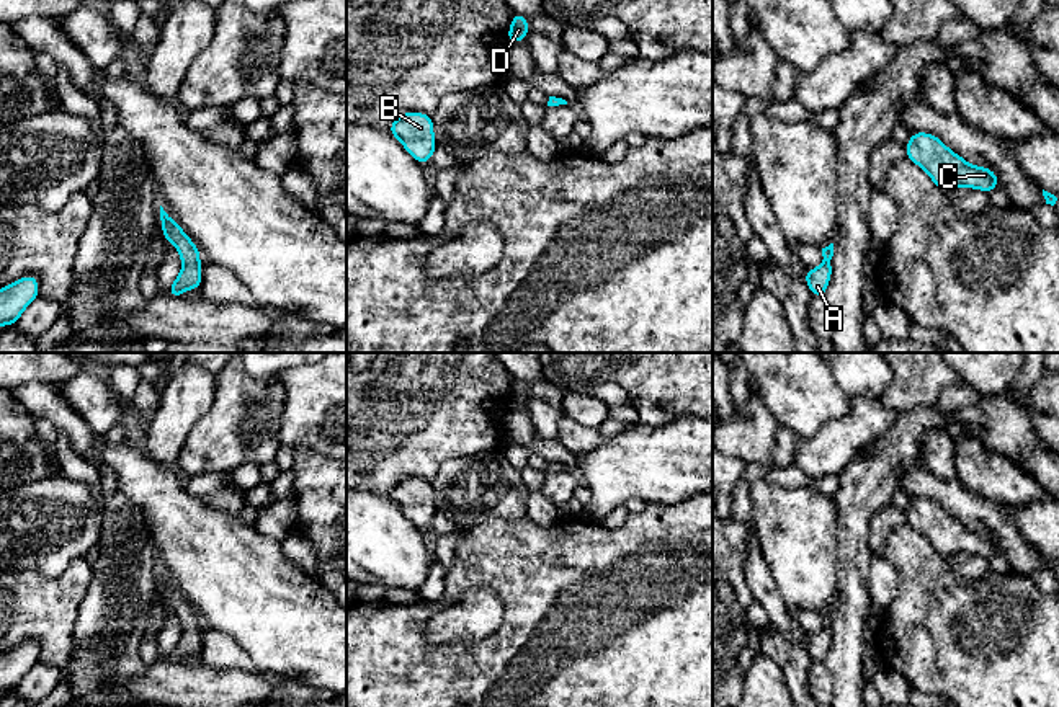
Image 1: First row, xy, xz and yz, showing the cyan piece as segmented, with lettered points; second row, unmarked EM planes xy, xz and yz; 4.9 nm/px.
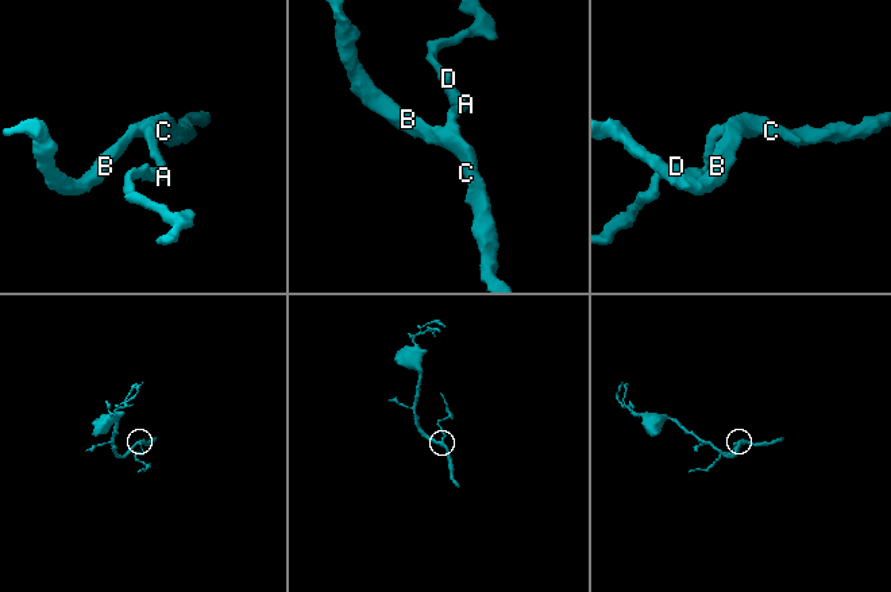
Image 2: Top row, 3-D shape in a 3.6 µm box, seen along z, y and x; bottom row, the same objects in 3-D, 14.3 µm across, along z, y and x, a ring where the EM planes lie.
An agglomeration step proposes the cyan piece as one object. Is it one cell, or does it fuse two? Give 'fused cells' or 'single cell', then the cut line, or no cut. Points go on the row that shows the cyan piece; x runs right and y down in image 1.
single cell; no cut

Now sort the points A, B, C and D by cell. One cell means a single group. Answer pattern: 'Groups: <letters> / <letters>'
Groups: A B C D

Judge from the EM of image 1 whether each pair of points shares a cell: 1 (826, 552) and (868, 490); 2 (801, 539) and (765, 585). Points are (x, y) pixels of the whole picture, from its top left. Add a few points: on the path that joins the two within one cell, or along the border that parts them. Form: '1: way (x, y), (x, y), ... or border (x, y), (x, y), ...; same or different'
1: border (834, 500), (837, 575); different
2: border (757, 541), (770, 577), (788, 604); different

